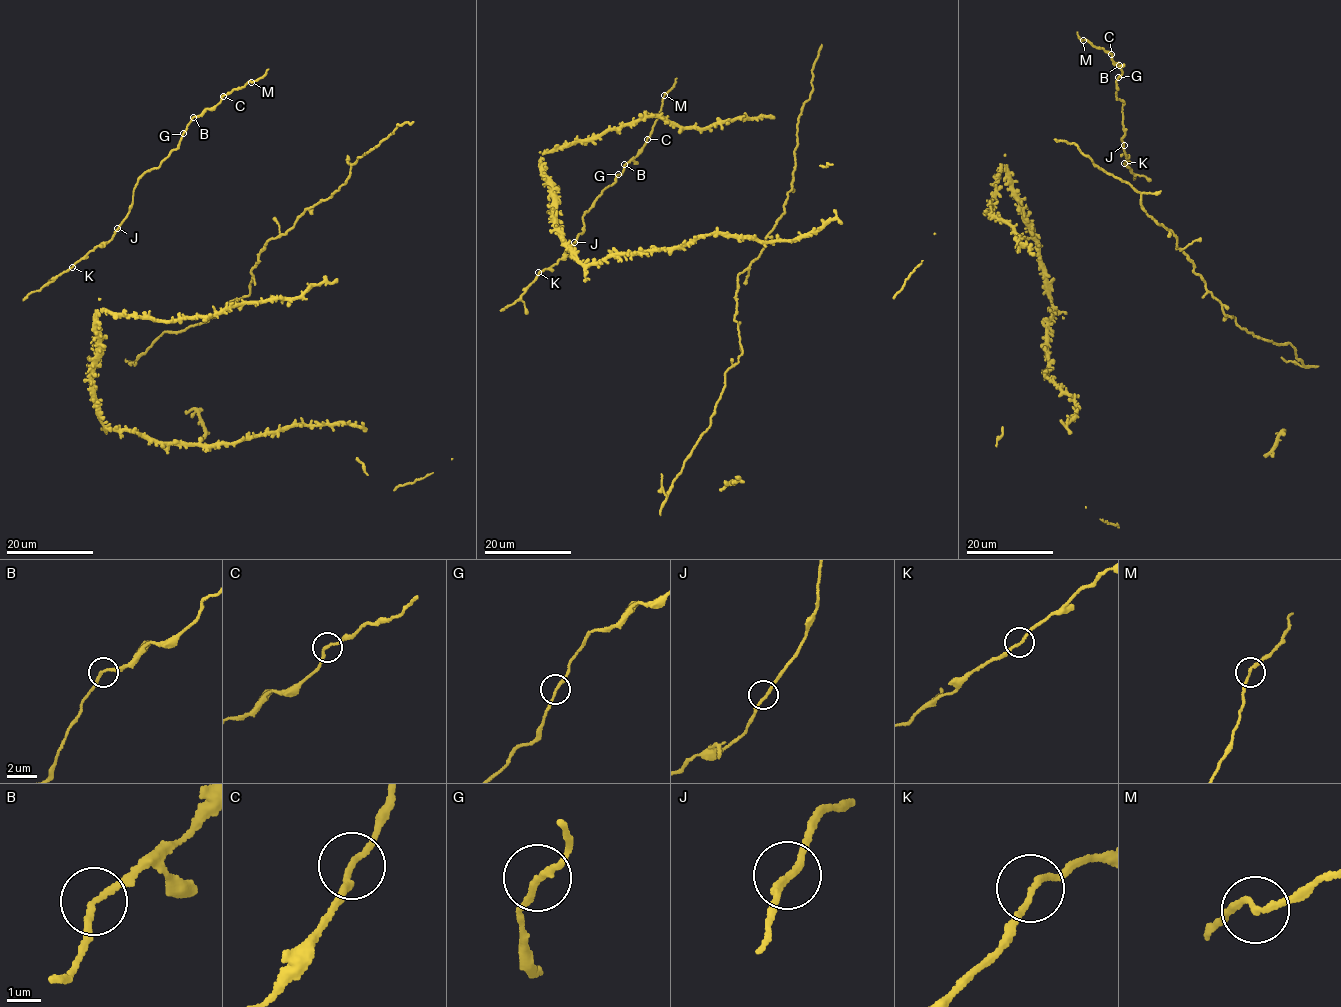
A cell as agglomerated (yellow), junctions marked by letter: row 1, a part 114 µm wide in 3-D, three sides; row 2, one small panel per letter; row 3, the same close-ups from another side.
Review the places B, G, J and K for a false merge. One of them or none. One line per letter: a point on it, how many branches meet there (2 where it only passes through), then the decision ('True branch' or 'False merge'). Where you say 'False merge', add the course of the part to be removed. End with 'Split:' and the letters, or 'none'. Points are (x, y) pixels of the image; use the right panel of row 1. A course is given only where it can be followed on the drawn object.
B: Place: (1119, 65). Branches: 2. True branch
G: Place: (1118, 77). Branches: 2. True branch
J: Place: (1124, 145). Branches: 2. True branch
K: Place: (1124, 163). Branches: 2. True branch
Split: none

